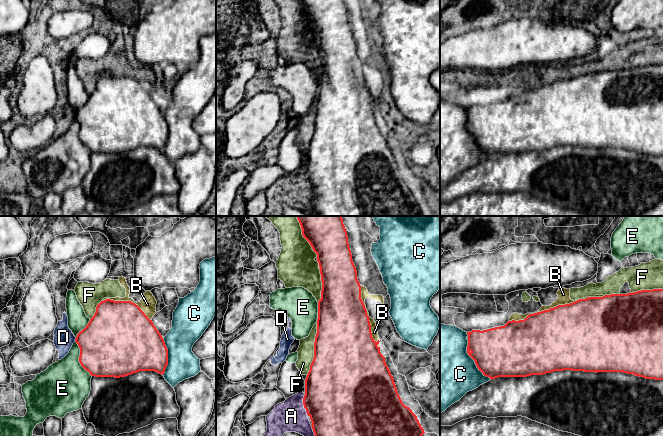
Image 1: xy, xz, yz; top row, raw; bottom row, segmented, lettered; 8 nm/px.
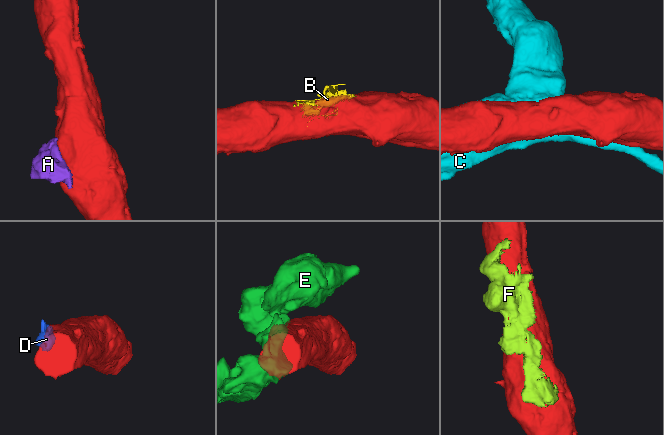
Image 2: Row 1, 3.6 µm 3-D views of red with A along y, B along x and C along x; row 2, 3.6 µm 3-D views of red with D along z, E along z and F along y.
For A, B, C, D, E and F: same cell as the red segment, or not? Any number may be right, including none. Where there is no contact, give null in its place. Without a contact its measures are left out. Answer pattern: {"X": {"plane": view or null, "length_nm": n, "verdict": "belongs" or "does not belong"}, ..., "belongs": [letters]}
{"A": {"plane": "xz", "length_nm": 170, "verdict": "does not belong"}, "B": {"plane": "yz", "length_nm": 600, "verdict": "does not belong"}, "C": {"plane": "yz", "length_nm": 380, "verdict": "does not belong"}, "D": {"plane": "xy", "length_nm": 40, "verdict": "does not belong"}, "E": {"plane": "xy", "length_nm": 320, "verdict": "does not belong"}, "F": {"plane": "xz", "length_nm": 440, "verdict": "does not belong"}, "belongs": []}

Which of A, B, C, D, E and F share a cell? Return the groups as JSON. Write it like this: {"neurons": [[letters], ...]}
{"neurons": [["A", "B", "D", "F"], ["C"], ["E"]]}

